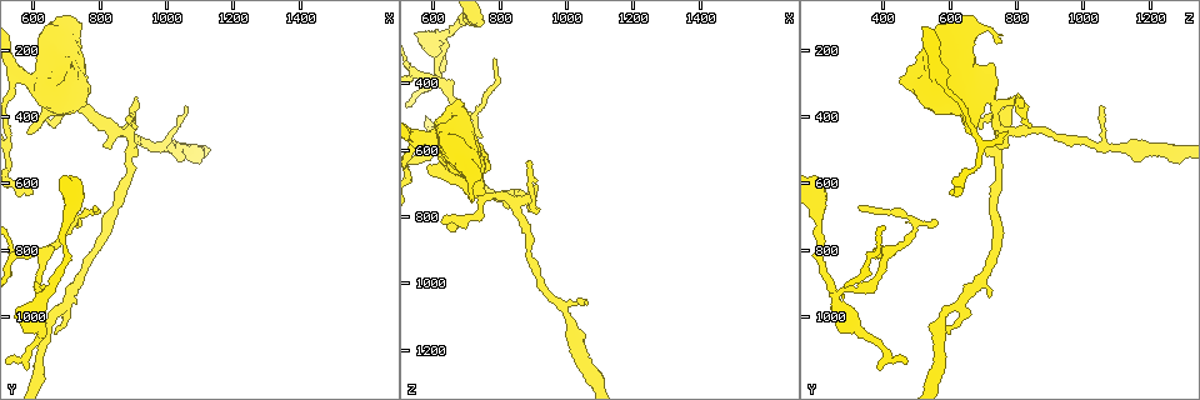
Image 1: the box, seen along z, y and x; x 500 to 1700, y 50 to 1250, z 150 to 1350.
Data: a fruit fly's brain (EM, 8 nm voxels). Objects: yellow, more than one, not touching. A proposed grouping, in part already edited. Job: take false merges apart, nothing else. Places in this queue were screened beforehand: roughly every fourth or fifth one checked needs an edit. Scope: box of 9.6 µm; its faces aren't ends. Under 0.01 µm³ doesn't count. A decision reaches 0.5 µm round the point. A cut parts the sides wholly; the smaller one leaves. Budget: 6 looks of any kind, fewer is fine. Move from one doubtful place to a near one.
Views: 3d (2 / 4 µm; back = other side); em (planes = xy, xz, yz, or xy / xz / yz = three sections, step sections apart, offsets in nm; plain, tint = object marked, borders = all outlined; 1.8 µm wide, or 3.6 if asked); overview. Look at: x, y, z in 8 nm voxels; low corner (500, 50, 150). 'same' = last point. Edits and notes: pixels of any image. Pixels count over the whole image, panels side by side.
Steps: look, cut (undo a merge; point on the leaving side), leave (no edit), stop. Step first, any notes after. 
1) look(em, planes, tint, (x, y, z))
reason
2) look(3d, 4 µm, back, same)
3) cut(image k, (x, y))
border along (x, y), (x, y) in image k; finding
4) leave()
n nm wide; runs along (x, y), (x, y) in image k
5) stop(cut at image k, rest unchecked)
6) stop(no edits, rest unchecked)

look(em, 3.6 µm, planes, tint, (640, 930, 250))
thick turns thin

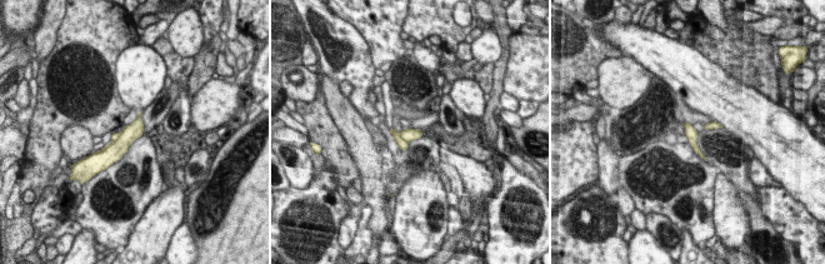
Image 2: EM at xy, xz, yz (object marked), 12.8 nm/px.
cut(image 2, (400, 143))
160 nm wide; border along (398, 133), (408, 143) in image 2; two cells meet here

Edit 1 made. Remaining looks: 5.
look(overview)
see it whole again

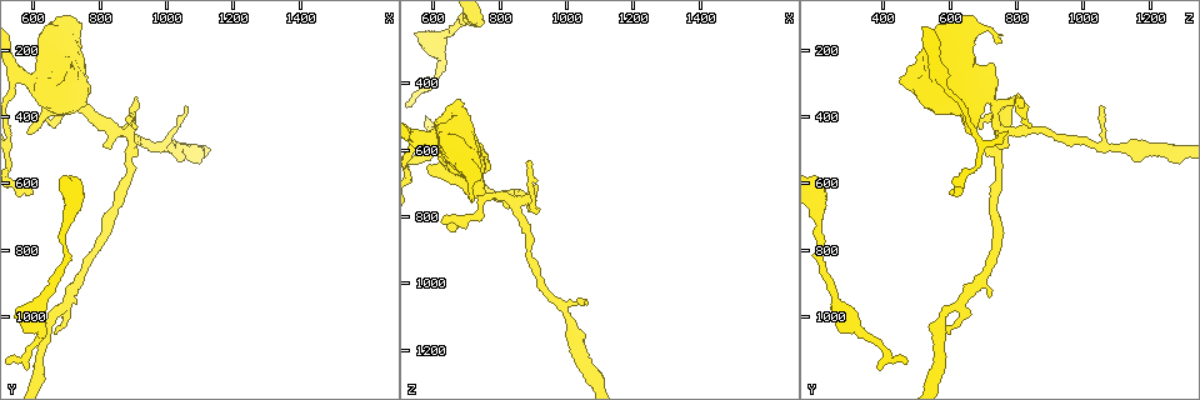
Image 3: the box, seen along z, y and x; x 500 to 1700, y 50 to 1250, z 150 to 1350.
look(3d, 2 µm, (850, 450, 760))
looks like a crossing

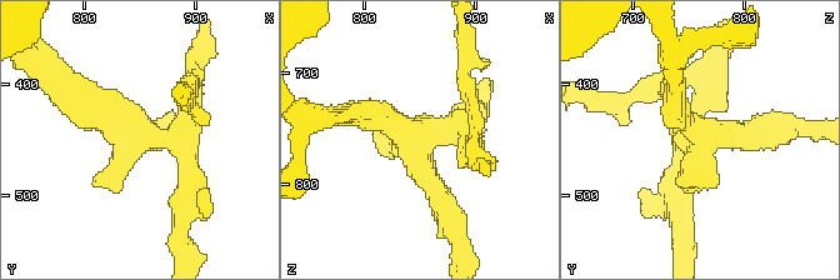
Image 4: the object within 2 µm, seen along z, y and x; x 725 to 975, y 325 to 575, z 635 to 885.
look(em, yz, step 8, tint, (846, 442, 760))

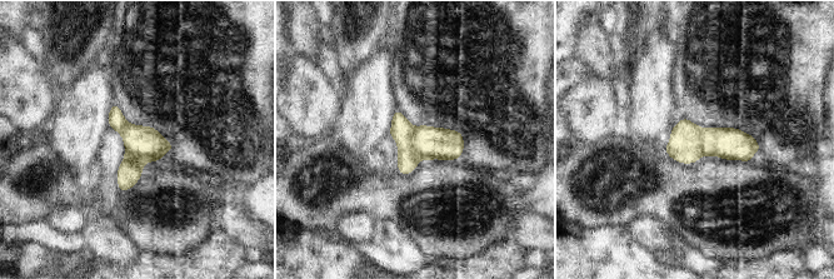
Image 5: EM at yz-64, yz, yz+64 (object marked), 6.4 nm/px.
cut(image 5, (401, 130))
220 nm wide; two cells meet here

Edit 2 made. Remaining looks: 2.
stop(cut at image 2, cut at image 5, rest unchecked)

